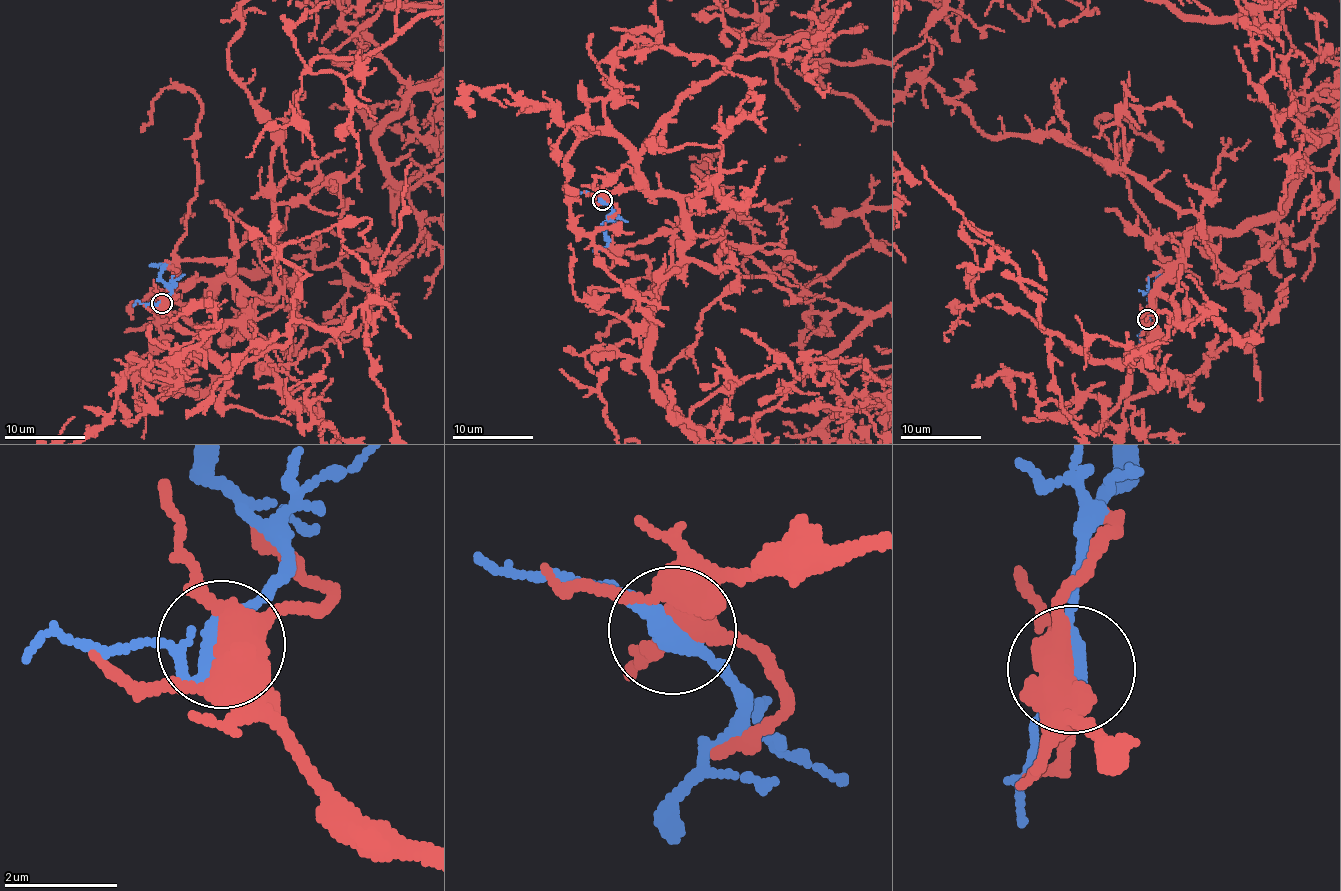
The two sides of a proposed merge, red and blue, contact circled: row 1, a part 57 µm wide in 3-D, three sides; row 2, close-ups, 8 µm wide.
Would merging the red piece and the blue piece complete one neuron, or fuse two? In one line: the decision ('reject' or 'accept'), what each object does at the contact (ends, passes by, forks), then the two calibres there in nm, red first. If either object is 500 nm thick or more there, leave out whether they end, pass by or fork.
reject | red forks | blue passes by | 460/320 nm

